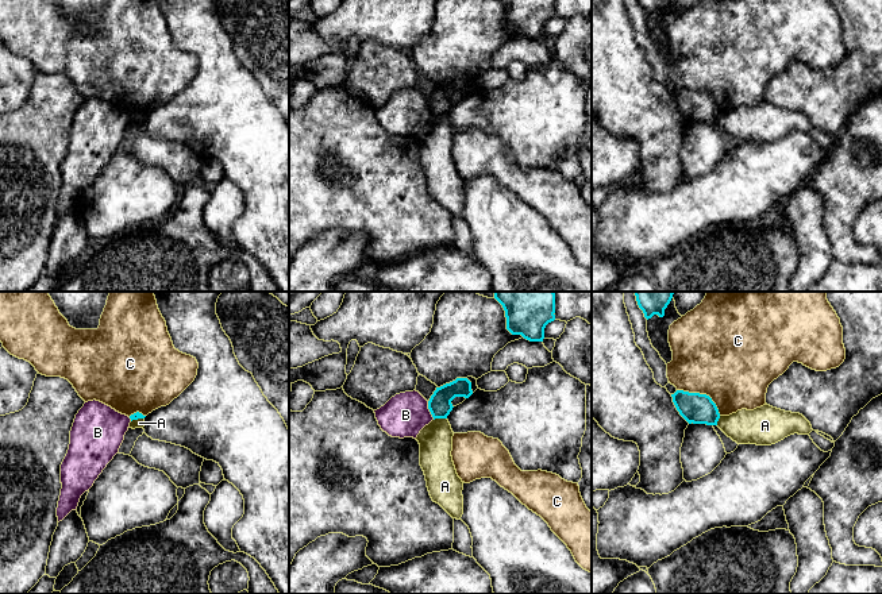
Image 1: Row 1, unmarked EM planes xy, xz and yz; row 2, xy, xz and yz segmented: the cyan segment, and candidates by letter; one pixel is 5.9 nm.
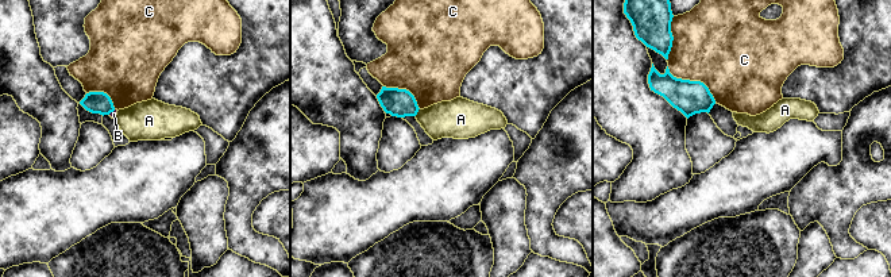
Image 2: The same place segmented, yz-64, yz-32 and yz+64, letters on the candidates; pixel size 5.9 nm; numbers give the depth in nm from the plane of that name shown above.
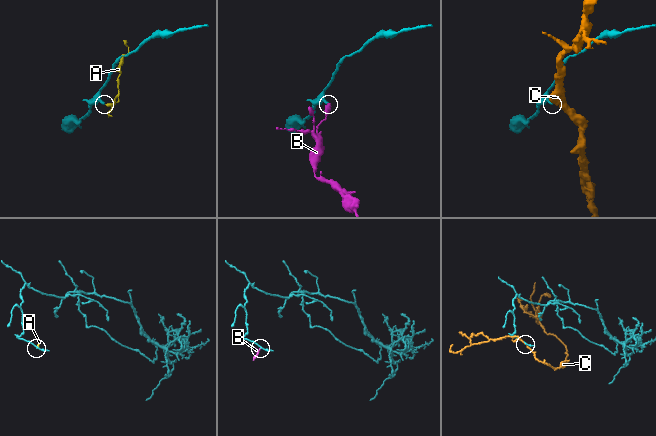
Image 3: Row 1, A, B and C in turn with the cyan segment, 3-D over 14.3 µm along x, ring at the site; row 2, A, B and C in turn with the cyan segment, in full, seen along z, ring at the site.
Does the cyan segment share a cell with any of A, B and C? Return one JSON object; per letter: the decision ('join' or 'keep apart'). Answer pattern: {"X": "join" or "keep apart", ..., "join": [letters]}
{"A": "keep apart", "B": "keep apart", "C": "keep apart", "join": []}

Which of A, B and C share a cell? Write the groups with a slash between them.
A / B / C

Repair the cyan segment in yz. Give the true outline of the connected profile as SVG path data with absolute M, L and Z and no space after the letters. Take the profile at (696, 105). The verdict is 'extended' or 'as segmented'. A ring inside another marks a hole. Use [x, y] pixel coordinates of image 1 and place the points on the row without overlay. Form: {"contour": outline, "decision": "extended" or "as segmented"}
{"contour": "M677 88L671 94L677 108L689 122L717 123L720 111L709 93Z", "decision": "as segmented"}

